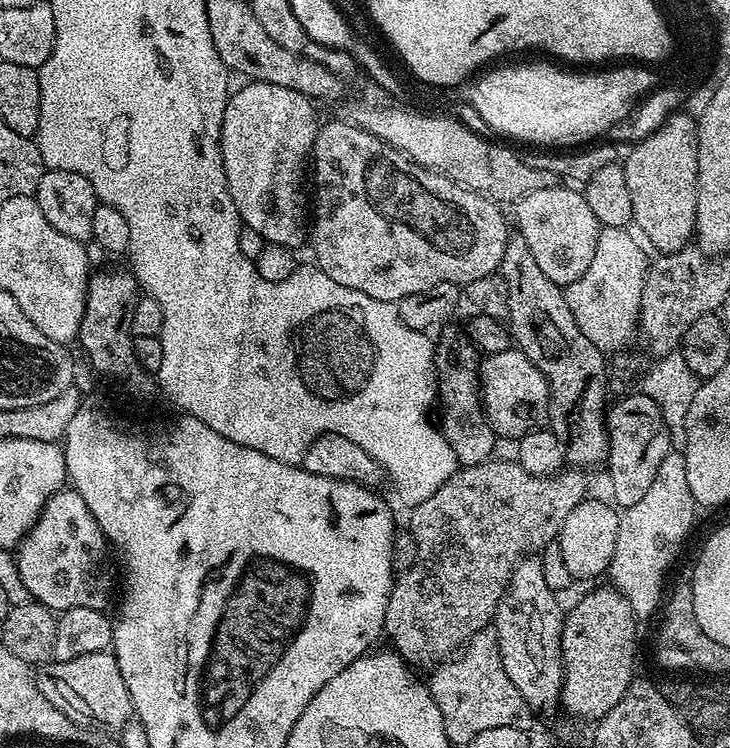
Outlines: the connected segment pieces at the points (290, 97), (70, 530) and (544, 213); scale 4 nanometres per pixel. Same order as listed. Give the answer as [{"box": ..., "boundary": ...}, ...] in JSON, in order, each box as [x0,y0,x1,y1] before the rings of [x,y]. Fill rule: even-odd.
[{"box":[220,80,321,246],"boundary":[[[254,80],[244,82],[240,89],[228,97],[228,105],[222,118],[220,149],[222,166],[234,198],[243,227],[258,230],[265,242],[296,246],[306,236],[306,216],[304,220],[304,167],[310,164],[312,147],[321,121],[316,121],[317,105],[298,90],[286,90],[286,86],[274,86],[270,82]]]},{"box":[14,486,110,614],"boundary":[[[65,486],[46,502],[34,526],[15,549],[14,555],[18,574],[26,586],[29,597],[59,614],[74,606],[99,609],[105,607],[104,603],[108,600],[108,552],[110,553],[110,545],[105,540],[104,532],[98,526],[94,514],[90,514],[90,506],[82,502],[82,494],[78,494],[75,488]]]},{"box":[514,186,601,286],"boundary":[[[557,186],[550,190],[534,190],[534,194],[526,194],[514,205],[516,212],[515,227],[526,238],[526,243],[538,261],[542,274],[550,278],[550,282],[567,286],[578,280],[590,266],[598,243],[601,226],[598,218],[590,211],[583,191],[572,186]]]}]

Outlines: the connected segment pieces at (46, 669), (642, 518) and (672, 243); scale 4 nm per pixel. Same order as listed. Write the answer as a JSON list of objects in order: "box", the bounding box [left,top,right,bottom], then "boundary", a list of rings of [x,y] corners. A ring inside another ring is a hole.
[{"box":[35,651,133,730],"boundary":[[[111,651],[82,654],[82,658],[70,658],[70,662],[52,660],[35,673],[35,678],[38,690],[42,690],[42,698],[54,702],[56,708],[73,704],[78,711],[88,711],[98,723],[115,730],[123,729],[133,719],[132,699]]]},{"box":[606,452,698,617],"boundary":[[[668,452],[666,458],[662,458],[662,466],[658,466],[658,474],[654,474],[654,482],[650,482],[645,496],[635,506],[620,512],[618,546],[614,546],[614,558],[606,573],[607,579],[613,580],[609,581],[616,591],[627,598],[636,617],[657,615],[666,592],[664,575],[676,551],[683,546],[696,520],[696,512],[698,505],[690,494],[690,485],[686,479],[686,458],[683,452]]]},{"box":[622,112,697,254],"boundary":[[[673,112],[648,137],[633,143],[632,153],[622,160],[630,202],[634,202],[635,227],[640,227],[639,235],[644,235],[660,254],[689,247],[688,239],[693,239],[696,231],[697,121],[685,112]]]}]

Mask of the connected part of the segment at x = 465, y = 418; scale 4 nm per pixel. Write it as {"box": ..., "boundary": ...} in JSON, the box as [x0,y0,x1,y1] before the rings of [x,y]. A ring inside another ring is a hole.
{"box":[434,327,498,468],"boundary":[[[463,327],[439,329],[440,337],[434,340],[434,371],[438,381],[438,412],[440,432],[450,442],[450,450],[454,450],[457,465],[469,468],[480,464],[493,455],[498,443],[496,431],[484,415],[484,406],[480,395],[481,353],[476,351],[468,333]]]}

